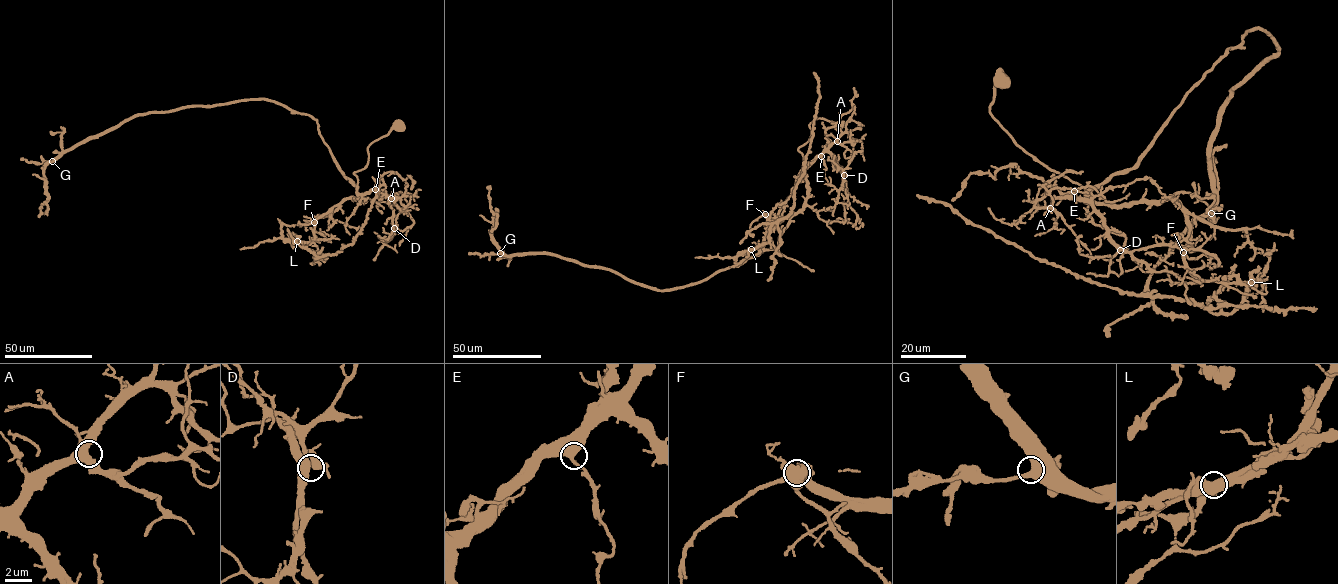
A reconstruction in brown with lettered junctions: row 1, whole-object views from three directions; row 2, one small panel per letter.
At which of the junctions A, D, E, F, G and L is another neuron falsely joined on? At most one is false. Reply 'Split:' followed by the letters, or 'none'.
Split: L

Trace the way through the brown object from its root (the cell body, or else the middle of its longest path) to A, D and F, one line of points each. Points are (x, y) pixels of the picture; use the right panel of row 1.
A: (1001, 81), (992, 115), (1017, 144), (1077, 182), (1092, 200), (1073, 193), (1057, 197), (1050, 208)
D: (1001, 81), (992, 115), (1017, 144), (1085, 190), (1092, 201), (1073, 193), (1066, 198), (1087, 201), (1120, 250)
F: (1001, 81), (989, 111), (1017, 144), (1077, 182), (1097, 202), (1176, 200), (1189, 229), (1183, 252)

